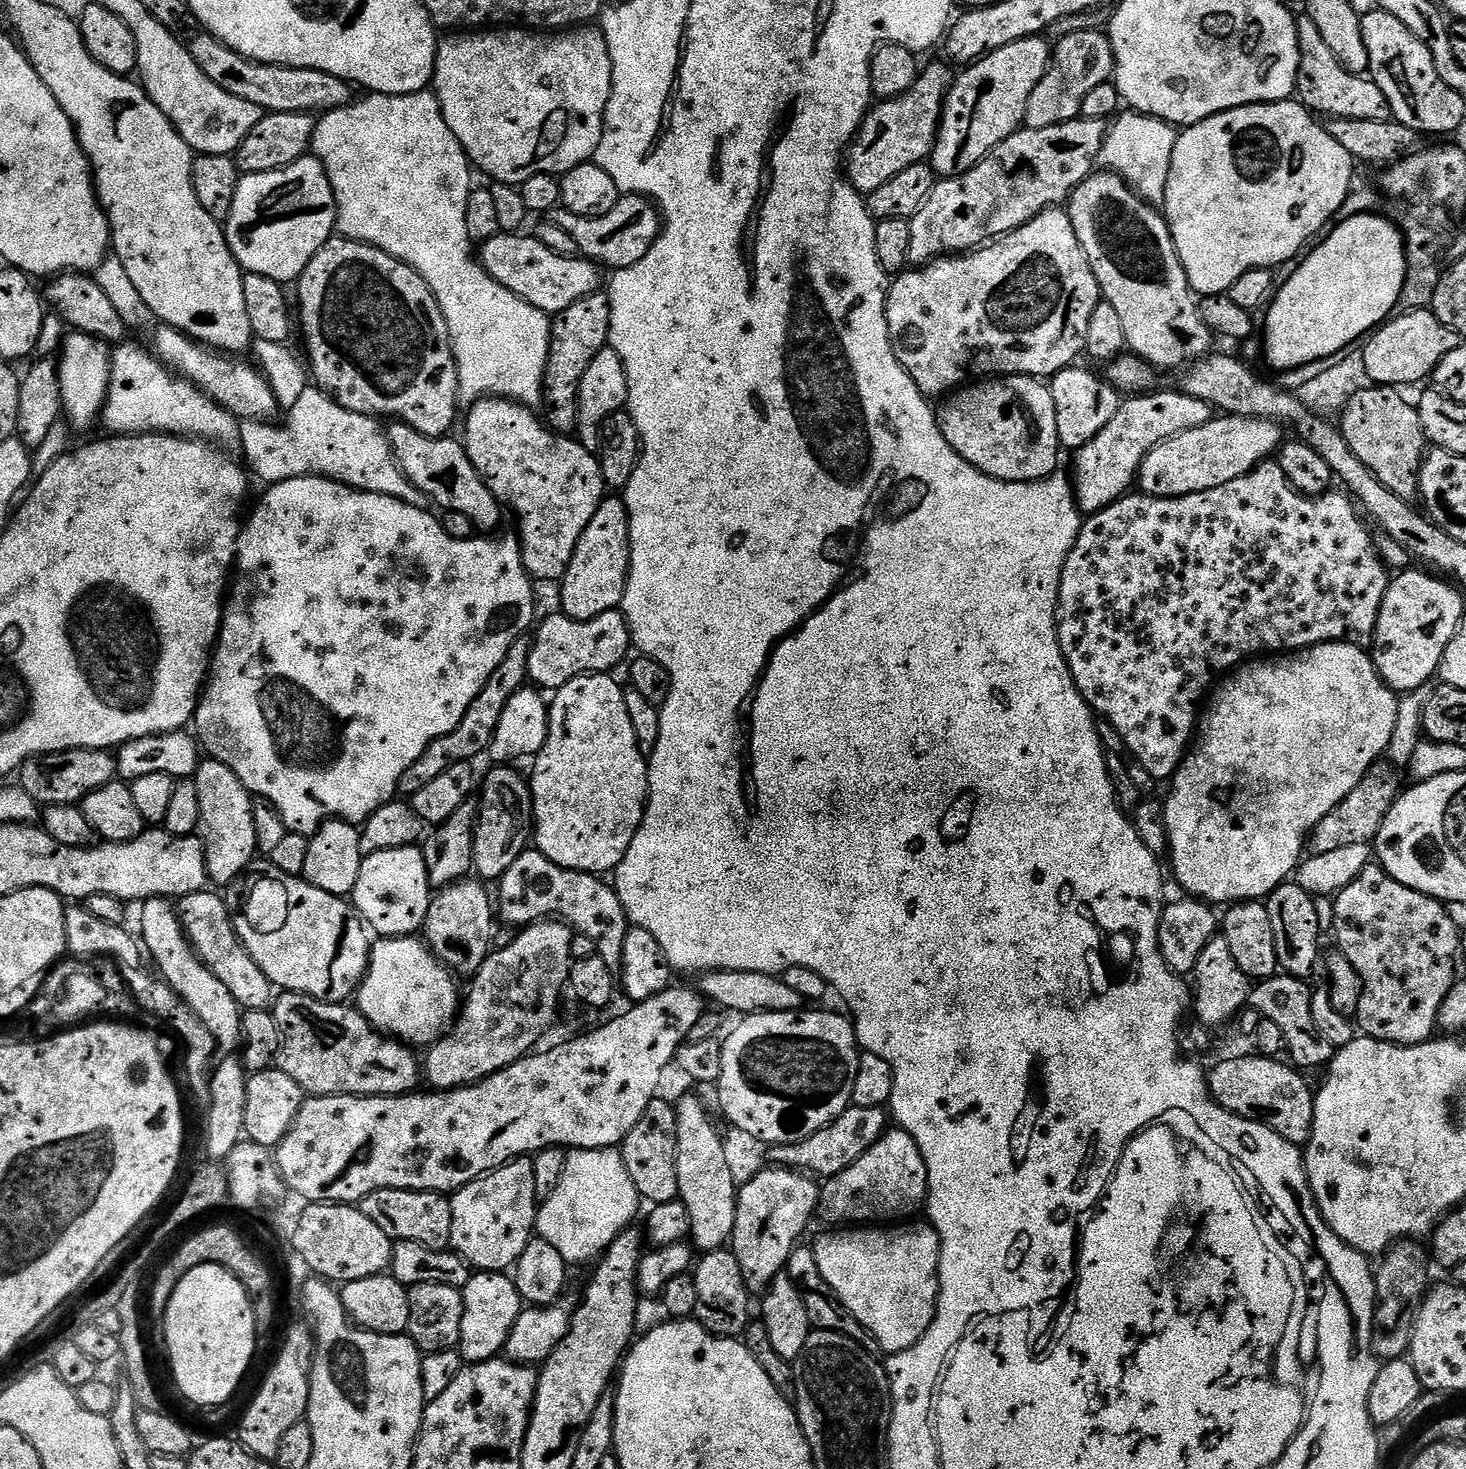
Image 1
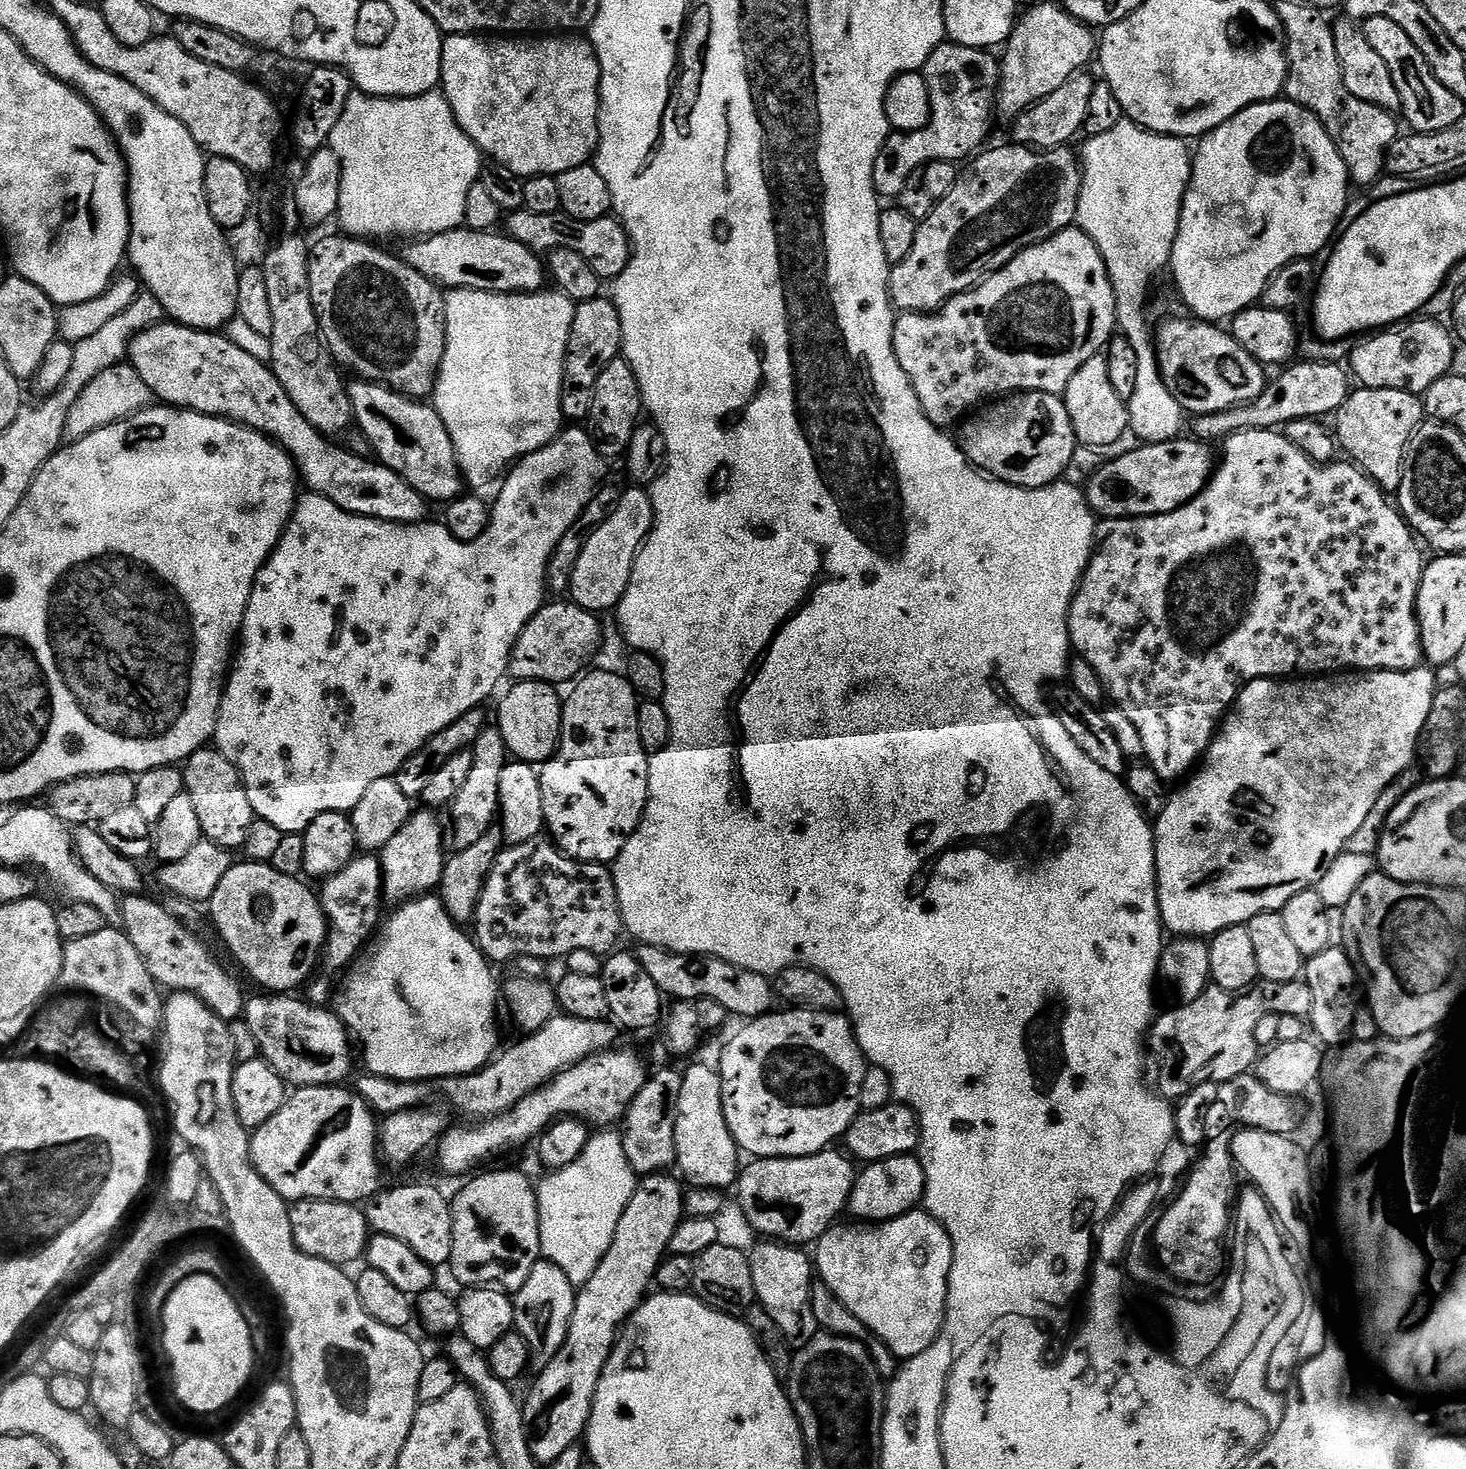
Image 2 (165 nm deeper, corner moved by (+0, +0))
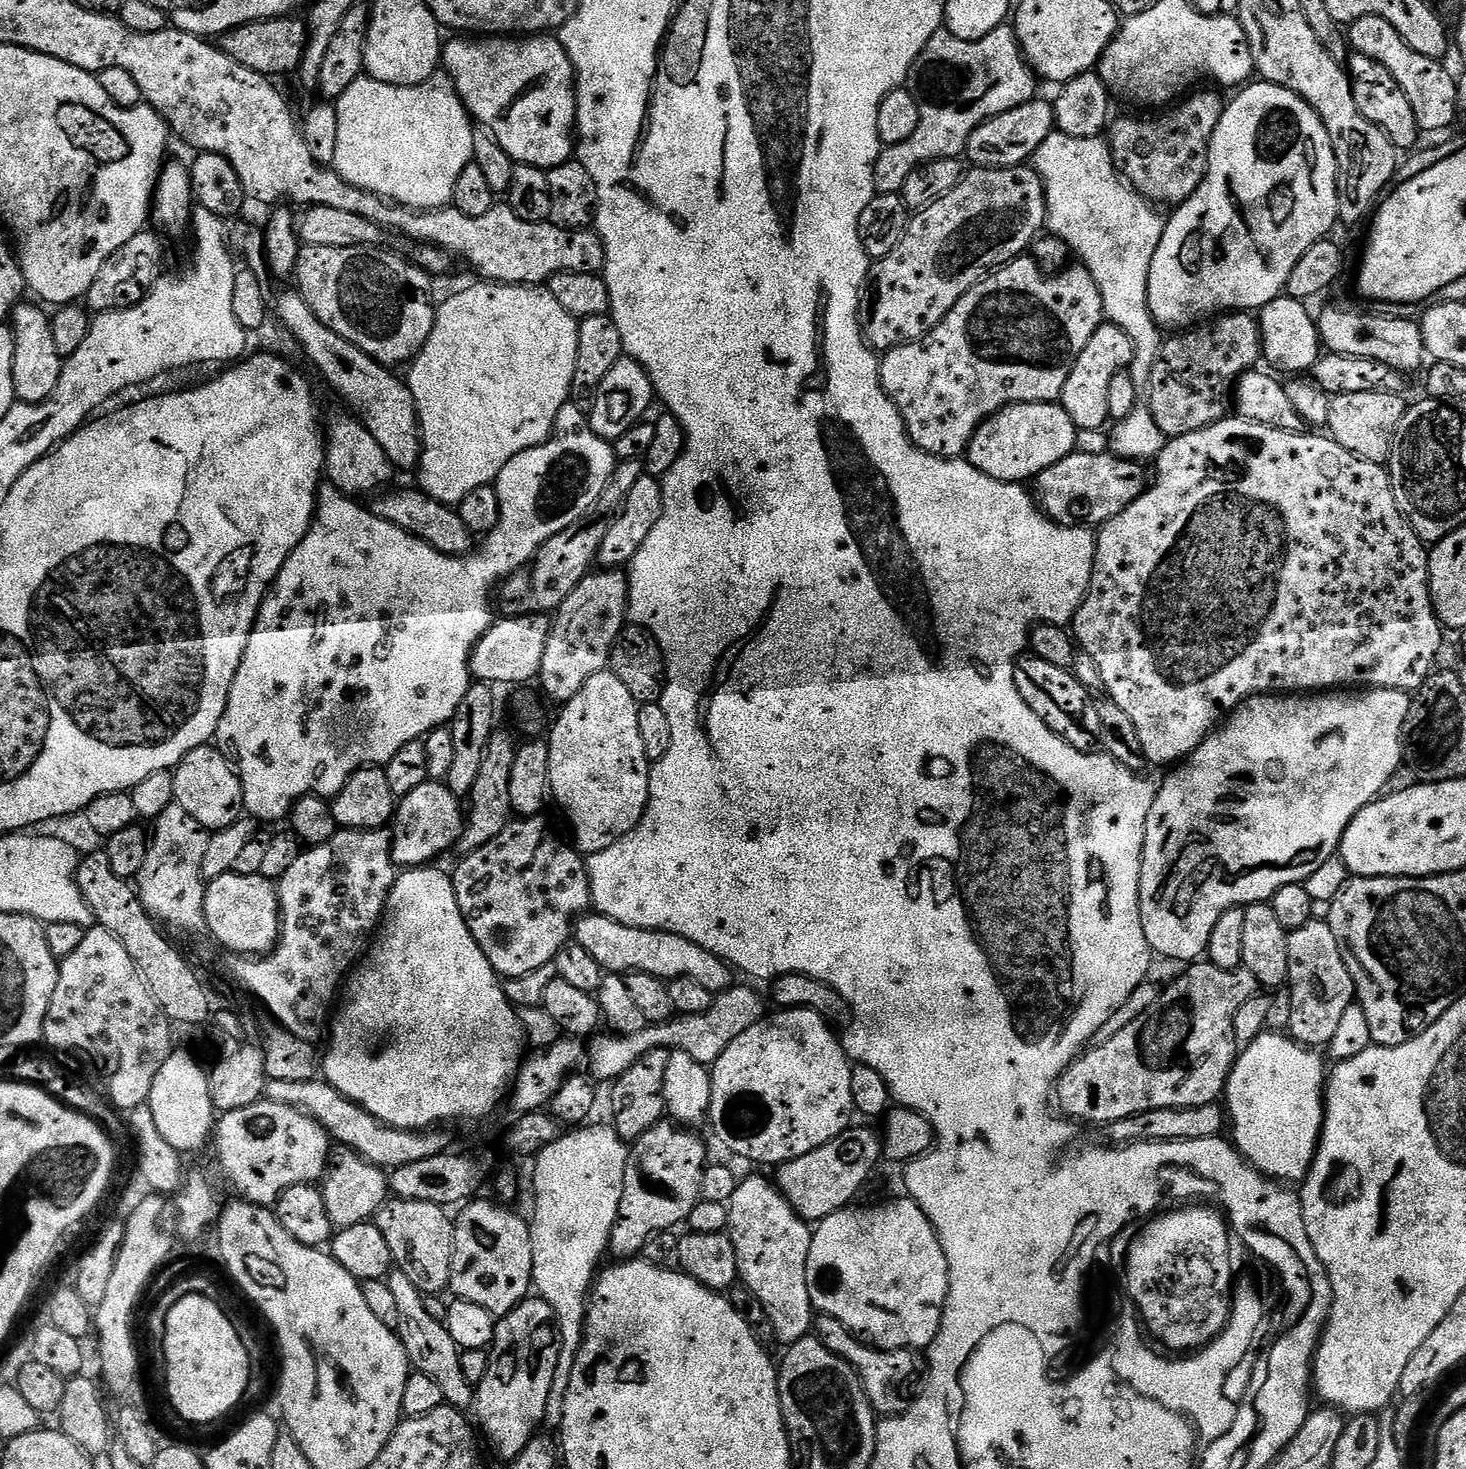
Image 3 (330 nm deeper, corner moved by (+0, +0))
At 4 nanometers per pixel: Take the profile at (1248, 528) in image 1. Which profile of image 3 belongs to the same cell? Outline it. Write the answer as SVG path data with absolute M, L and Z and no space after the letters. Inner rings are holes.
M1225 418L1216 424L1206 426L1202 430L1194 430L1194 434L1171 437L1161 448L1159 456L1154 461L1156 481L1153 484L1151 481L1145 487L1144 493L1134 502L1130 502L1130 506L1126 506L1126 510L1122 510L1122 514L1118 514L1106 523L1099 525L1096 532L1096 557L1092 567L1090 586L1084 596L1082 606L1070 621L1070 631L1079 651L1085 652L1094 662L1094 666L1098 666L1098 674L1102 674L1103 691L1106 693L1107 699L1112 700L1118 706L1122 706L1122 710L1130 718L1130 722L1134 722L1134 730L1138 730L1138 739L1149 765L1179 765L1181 761L1191 756L1193 750L1210 735L1214 726L1219 725L1225 717L1235 712L1245 700L1252 696L1261 694L1320 694L1325 690L1352 690L1355 689L1352 688L1355 684L1364 684L1360 686L1367 686L1369 689L1389 688L1390 690L1415 694L1422 686L1422 682L1426 682L1426 678L1432 675L1434 671L1432 663L1435 662L1436 655L1440 652L1440 643L1443 642L1443 634L1445 635L1445 633L1442 631L1441 622L1432 605L1432 595L1428 585L1429 549L1426 547L1425 541L1421 540L1420 535L1408 525L1407 518L1398 510L1398 502L1394 502L1392 478L1388 474L1387 467L1350 454L1350 450L1346 450L1338 441L1333 440L1327 434L1304 435L1303 431L1287 432L1286 430L1271 428L1270 425L1259 424L1256 421Z

